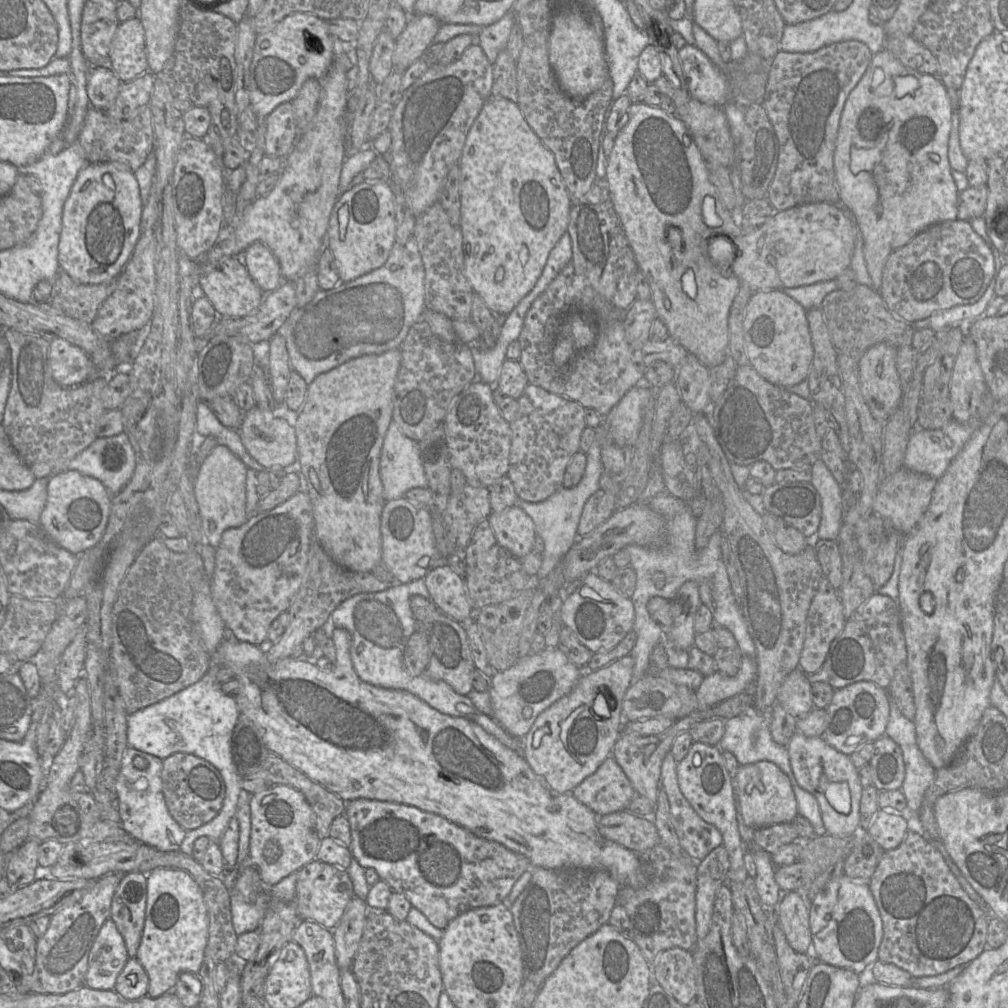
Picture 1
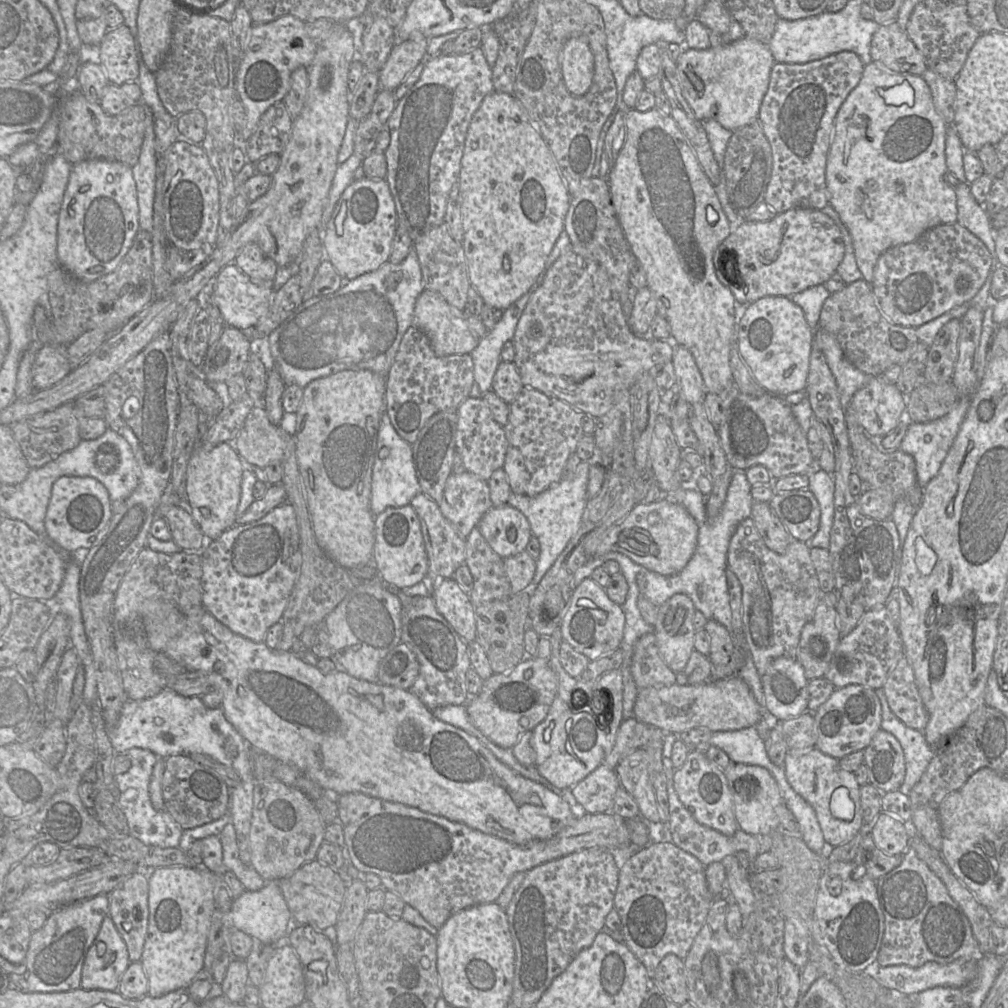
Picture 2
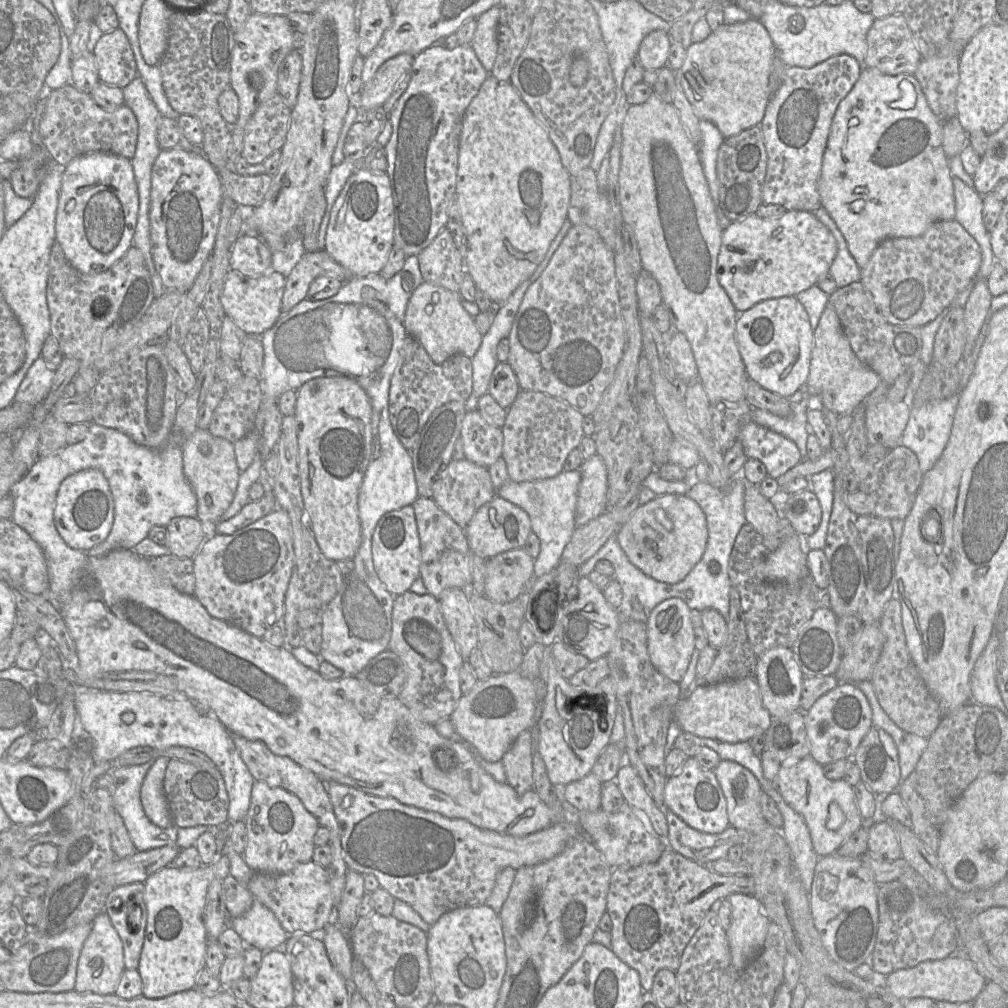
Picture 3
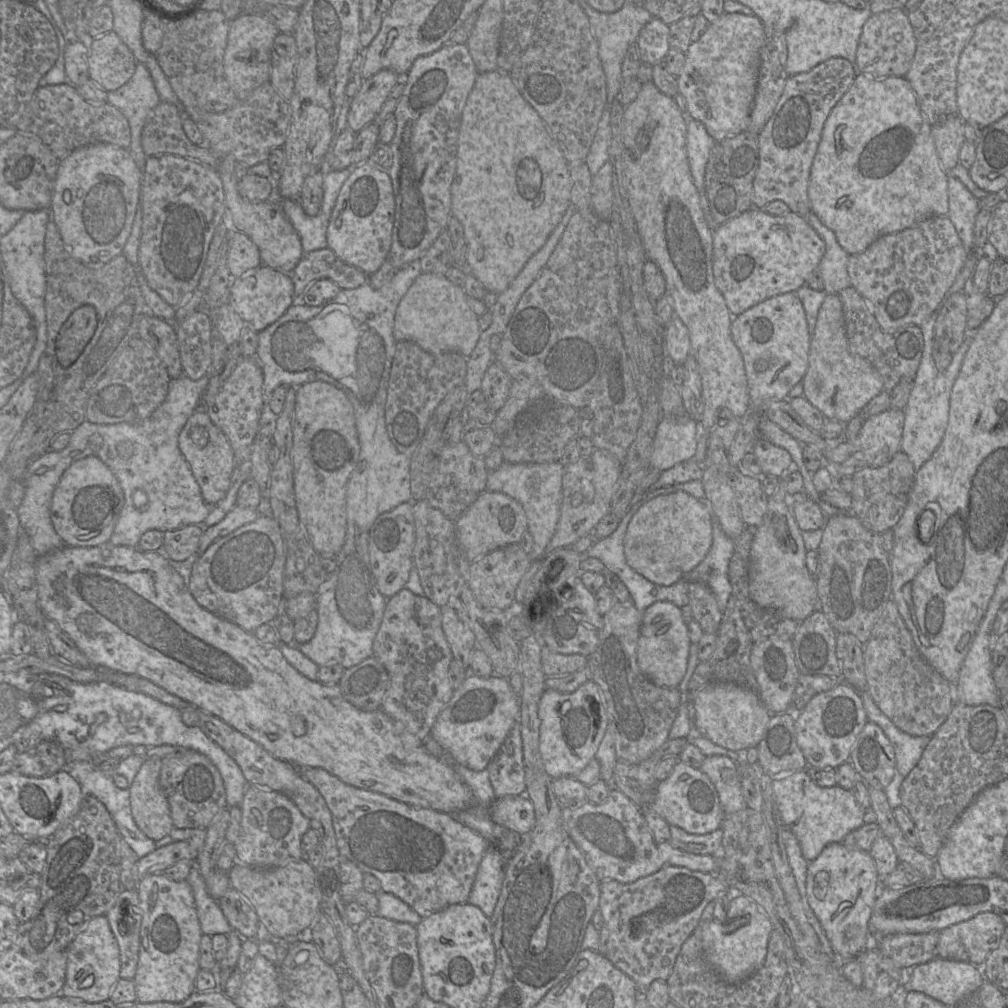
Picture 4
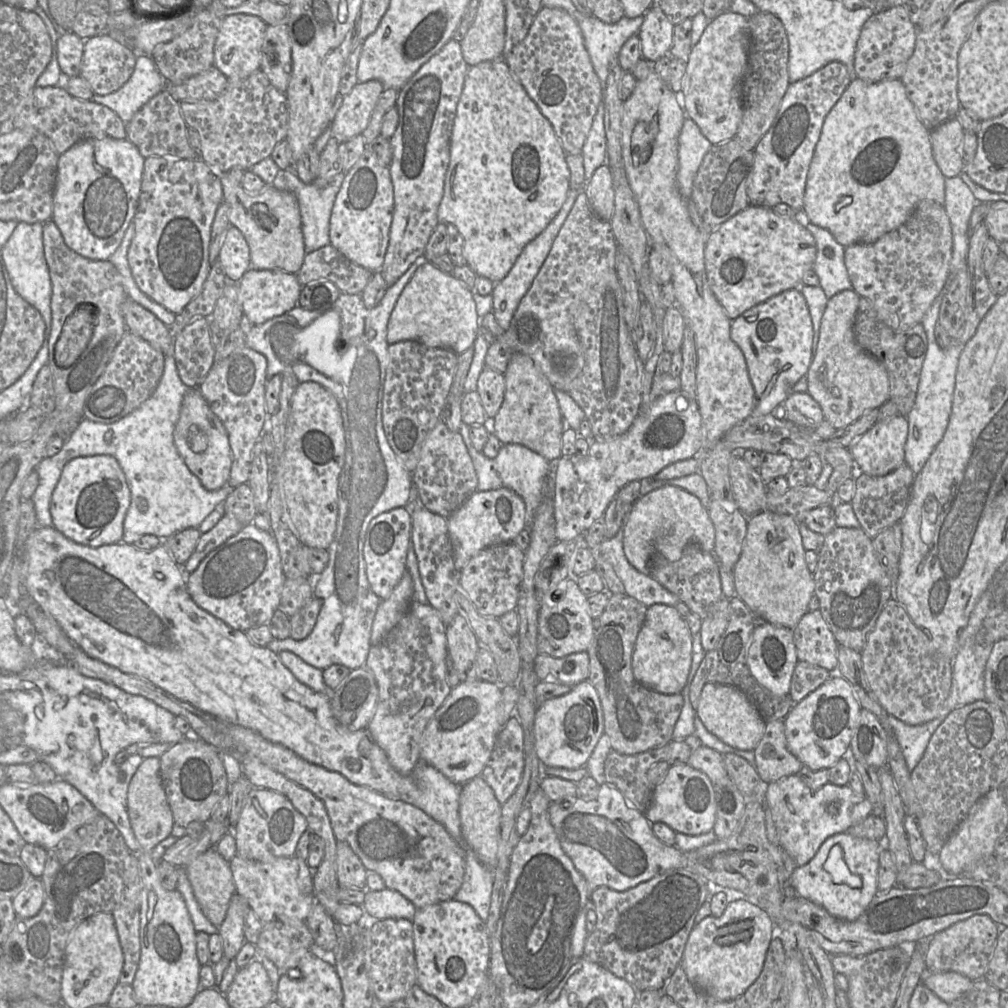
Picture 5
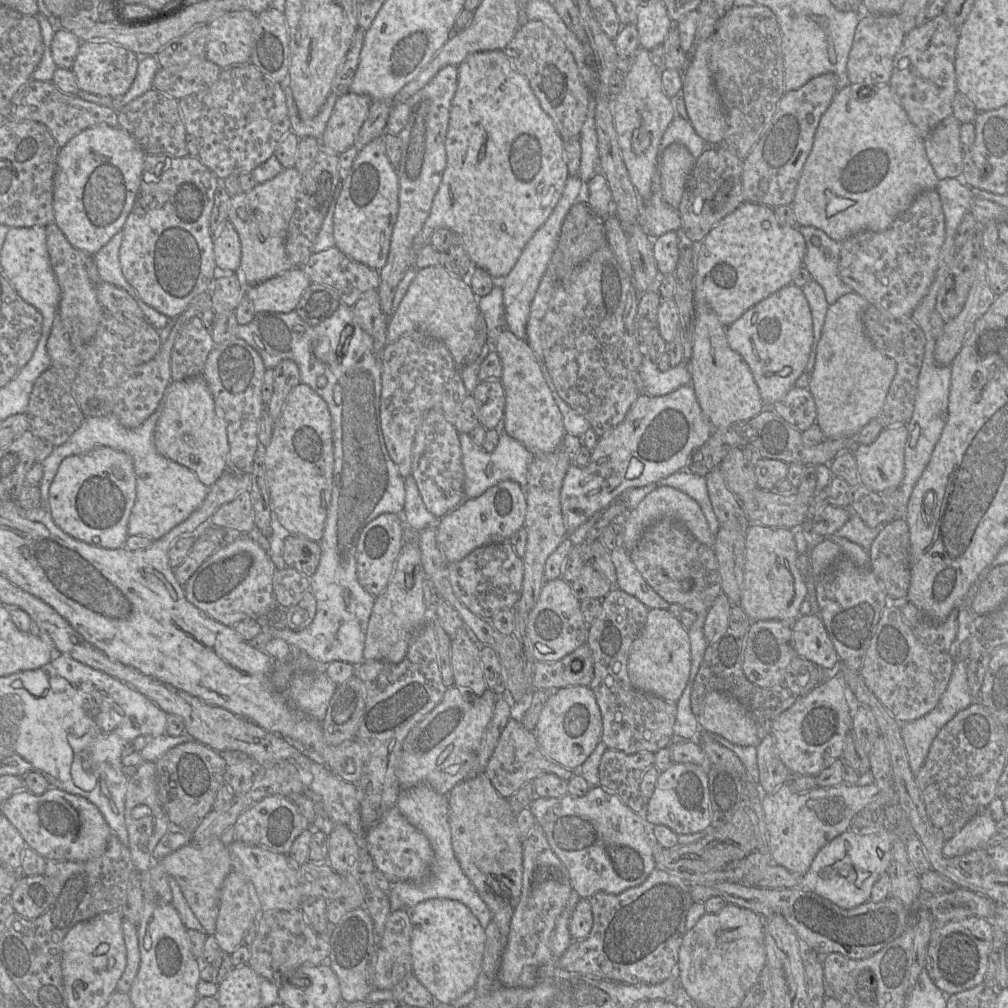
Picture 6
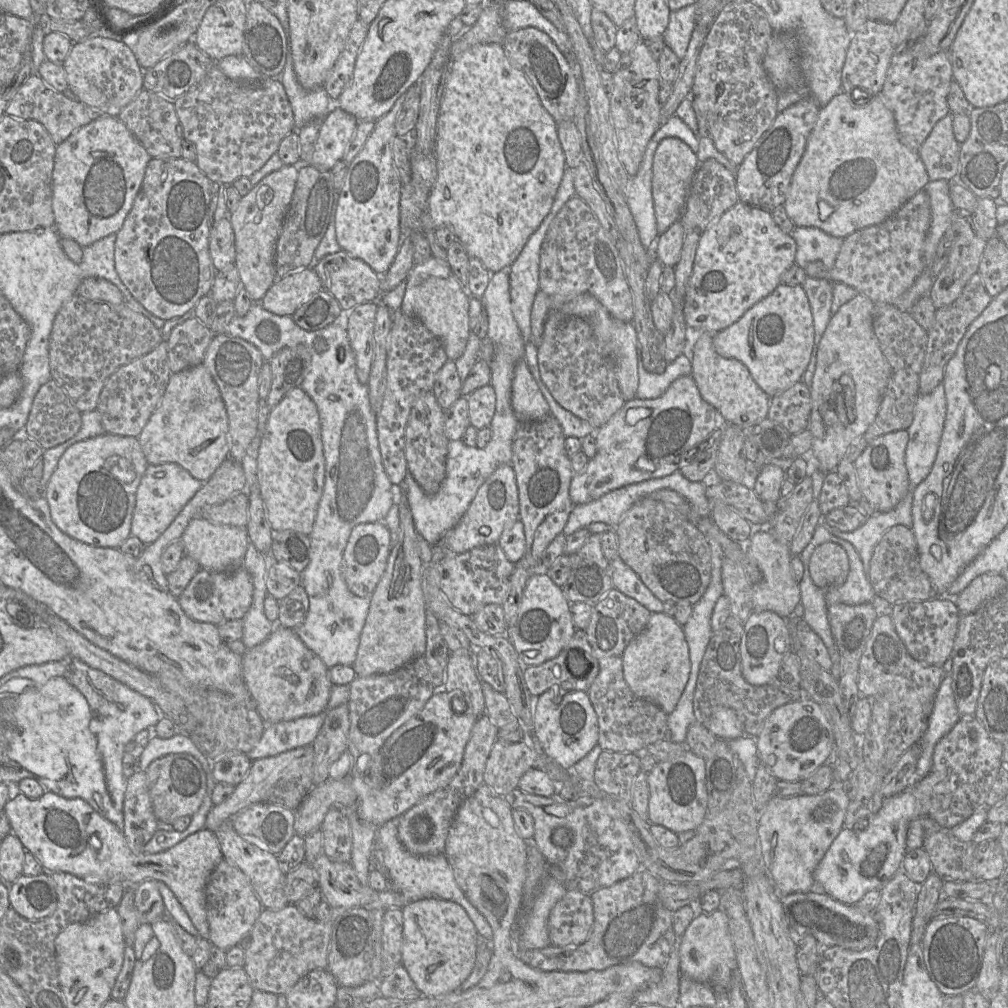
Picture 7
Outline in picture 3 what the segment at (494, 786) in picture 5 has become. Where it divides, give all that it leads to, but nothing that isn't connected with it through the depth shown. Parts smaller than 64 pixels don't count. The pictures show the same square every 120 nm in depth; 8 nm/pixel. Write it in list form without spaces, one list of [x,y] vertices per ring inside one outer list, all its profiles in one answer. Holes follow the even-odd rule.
[[[525,730],[519,734],[503,755],[501,762],[506,774],[506,783],[514,788],[518,795],[522,795],[532,789],[531,730]]]

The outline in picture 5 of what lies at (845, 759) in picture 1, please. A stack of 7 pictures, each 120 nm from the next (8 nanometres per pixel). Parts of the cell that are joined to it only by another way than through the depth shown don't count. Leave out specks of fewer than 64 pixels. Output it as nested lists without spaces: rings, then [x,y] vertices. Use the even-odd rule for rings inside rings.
[[[797,774],[770,782],[766,788],[765,801],[776,826],[779,845],[794,859],[797,866],[807,864],[828,837],[845,833],[848,828],[864,820],[873,811],[873,805],[865,793],[859,794],[847,785],[837,786],[829,782],[819,789],[811,789]]]

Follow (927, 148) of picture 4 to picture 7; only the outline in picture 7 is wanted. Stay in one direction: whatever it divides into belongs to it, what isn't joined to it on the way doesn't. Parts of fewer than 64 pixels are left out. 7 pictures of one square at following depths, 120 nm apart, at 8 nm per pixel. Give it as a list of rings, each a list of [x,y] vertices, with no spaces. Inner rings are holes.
[[[855,88],[852,93],[853,101],[848,93],[840,91],[829,101],[825,107],[821,108],[816,124],[809,134],[805,151],[792,175],[786,200],[783,204],[787,215],[796,227],[817,227],[831,236],[845,238],[857,230],[877,225],[885,221],[898,209],[900,209],[908,200],[916,195],[916,193],[922,191],[930,181],[926,168],[920,158],[919,152],[910,149],[901,141],[894,114],[887,107],[884,100],[882,99],[882,96],[880,94],[872,96],[873,99],[868,98],[869,101],[859,107],[854,104],[856,93],[858,92],[858,95],[868,95],[868,93],[866,93],[864,90],[856,89],[857,88]]]

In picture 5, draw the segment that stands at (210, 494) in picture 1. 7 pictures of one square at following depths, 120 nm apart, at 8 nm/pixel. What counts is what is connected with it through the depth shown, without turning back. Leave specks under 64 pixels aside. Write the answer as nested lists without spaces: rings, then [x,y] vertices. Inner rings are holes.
[[[191,387],[185,394],[173,438],[186,466],[206,490],[215,491],[228,484],[232,465],[228,433],[221,420],[212,412],[199,387]]]

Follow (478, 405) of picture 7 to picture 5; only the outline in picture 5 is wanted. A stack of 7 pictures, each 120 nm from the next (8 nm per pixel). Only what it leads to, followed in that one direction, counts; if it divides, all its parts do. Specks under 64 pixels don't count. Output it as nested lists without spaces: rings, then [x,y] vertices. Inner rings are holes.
[[[485,367],[479,375],[476,392],[480,396],[487,417],[494,418],[504,401],[504,375]]]

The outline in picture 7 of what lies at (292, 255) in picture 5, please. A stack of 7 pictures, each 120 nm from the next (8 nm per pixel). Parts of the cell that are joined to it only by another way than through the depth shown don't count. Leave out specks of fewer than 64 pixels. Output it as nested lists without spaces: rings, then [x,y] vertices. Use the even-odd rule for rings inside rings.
[[[284,164],[281,169],[266,175],[242,196],[234,210],[229,210],[228,218],[235,241],[235,266],[241,287],[247,291],[253,302],[260,302],[276,281],[276,244],[292,200],[298,173],[298,166]]]

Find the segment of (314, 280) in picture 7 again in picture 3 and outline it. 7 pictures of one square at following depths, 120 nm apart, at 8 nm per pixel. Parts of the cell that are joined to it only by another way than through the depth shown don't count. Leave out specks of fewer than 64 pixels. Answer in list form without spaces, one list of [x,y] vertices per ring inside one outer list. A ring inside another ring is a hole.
[[[230,270],[226,275],[221,292],[221,304],[226,316],[247,335],[260,336],[270,329],[282,314],[281,304],[285,285],[286,277],[275,270],[270,270],[257,277],[249,277]]]

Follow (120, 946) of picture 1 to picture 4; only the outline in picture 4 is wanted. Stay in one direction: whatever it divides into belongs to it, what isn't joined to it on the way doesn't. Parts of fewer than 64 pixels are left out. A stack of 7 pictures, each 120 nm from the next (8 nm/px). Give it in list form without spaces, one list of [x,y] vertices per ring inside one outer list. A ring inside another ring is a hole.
[[[106,915],[93,917],[72,940],[67,950],[66,979],[61,994],[77,997],[89,1003],[110,999],[111,991],[120,979],[120,950]]]

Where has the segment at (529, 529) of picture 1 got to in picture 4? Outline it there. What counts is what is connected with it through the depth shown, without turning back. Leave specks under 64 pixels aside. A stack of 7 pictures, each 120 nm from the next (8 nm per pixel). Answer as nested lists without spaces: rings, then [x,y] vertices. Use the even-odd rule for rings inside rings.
[[[484,491],[454,523],[459,545],[470,562],[497,548],[519,544],[524,532],[528,531],[522,505],[501,492]]]

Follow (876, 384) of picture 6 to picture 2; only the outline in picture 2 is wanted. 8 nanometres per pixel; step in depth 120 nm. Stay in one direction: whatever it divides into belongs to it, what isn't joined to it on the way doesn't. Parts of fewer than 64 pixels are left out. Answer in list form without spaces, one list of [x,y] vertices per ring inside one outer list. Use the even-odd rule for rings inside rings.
[[[820,327],[817,328],[814,331],[814,338],[835,377],[840,402],[845,408],[851,402],[856,391],[874,376],[868,376],[854,367],[844,355],[838,341],[827,331]]]

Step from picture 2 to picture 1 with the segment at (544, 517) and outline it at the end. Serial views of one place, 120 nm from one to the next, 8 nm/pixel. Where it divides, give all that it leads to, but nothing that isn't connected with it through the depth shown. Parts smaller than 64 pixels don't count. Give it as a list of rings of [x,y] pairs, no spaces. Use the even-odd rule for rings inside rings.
[[[596,431],[596,439],[586,452],[587,462],[584,475],[581,481],[572,488],[561,487],[554,494],[541,502],[527,502],[520,499],[518,496],[514,505],[525,511],[532,519],[536,533],[544,541],[544,551],[542,552],[542,565],[536,574],[536,579],[542,579],[554,567],[561,562],[565,554],[569,551],[572,545],[578,538],[578,525],[582,515],[582,511],[586,501],[592,494],[600,489],[599,480],[604,471],[601,460],[601,444]]]

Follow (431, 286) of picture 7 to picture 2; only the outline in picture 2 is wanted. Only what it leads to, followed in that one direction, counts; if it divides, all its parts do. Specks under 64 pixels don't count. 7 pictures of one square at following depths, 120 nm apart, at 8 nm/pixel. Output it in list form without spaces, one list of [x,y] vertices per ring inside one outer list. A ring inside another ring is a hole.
[[[424,289],[416,300],[413,326],[421,329],[427,335],[434,353],[440,357],[470,354],[480,340],[470,331],[462,313],[450,306],[439,293],[428,289]]]

